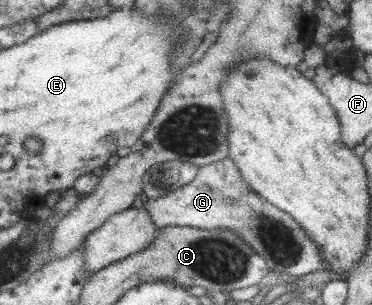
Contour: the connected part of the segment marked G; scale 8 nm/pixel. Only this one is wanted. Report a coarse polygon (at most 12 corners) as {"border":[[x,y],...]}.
{"border":[[233,159],[144,207],[155,227],[239,234],[271,271],[325,268],[319,246]]}

